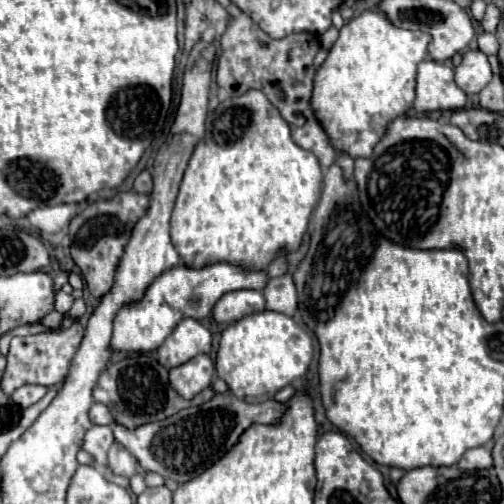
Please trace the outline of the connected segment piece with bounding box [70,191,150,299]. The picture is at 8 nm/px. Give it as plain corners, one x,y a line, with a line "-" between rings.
126,191
118,193
112,199
104,201
94,201
90,203
80,215
76,215
70,223
70,239
72,239
72,259
76,265
82,269
84,281
94,297
102,297
108,293
108,289
114,283
114,271
118,267
118,261
122,257
124,245
128,243
132,225
146,213
150,205
148,195
136,193
136,191

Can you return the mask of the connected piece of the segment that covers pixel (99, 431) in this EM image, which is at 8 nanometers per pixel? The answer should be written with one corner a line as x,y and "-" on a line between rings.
92,425
84,435
84,449
94,457
98,467
106,465
106,453
112,443
114,443
112,427
106,425

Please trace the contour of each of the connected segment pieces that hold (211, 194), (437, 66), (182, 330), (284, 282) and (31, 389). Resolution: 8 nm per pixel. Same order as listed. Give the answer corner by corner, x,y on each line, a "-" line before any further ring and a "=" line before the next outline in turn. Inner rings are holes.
248,91
240,97
226,99
218,105
218,109
210,117
210,129
204,135
204,139
196,145
194,155
188,163
188,169
184,173
182,185
180,185
180,195
172,213
172,243
176,245
176,251
180,253
182,261
186,265
208,265
208,261
240,261
240,265
248,265
248,269
266,269
270,261
280,253
280,251
298,251
302,243
302,235
308,227
310,215
320,199
320,189
322,189
322,169
312,151
306,151
298,147
290,135
290,125
280,117
278,109
268,101
268,97
262,91
=
424,59
418,65
416,79
416,99
414,109
420,113
426,111
444,111
460,109
466,103
466,95
454,83
454,69
450,63
438,63
434,59
=
182,319
172,335
158,347
160,365
172,369
178,367
200,353
208,353
212,343
210,331
196,319
=
284,273
280,277
270,279
268,285
264,287
264,299
266,299
266,309
292,317
298,307
298,293
292,275
=
22,385
20,389
16,389
16,393
12,393
12,399
20,405
20,407
30,407
36,401
40,401
46,395
48,387
44,385

